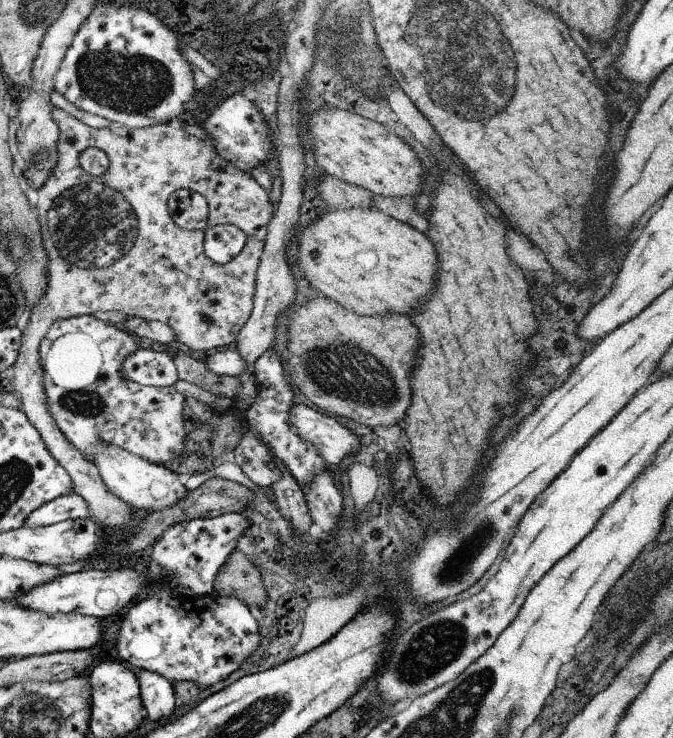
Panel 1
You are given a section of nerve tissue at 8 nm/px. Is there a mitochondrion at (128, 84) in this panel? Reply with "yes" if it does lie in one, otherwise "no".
yes

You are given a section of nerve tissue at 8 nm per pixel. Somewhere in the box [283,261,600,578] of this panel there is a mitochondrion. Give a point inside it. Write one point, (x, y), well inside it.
(335, 369)

